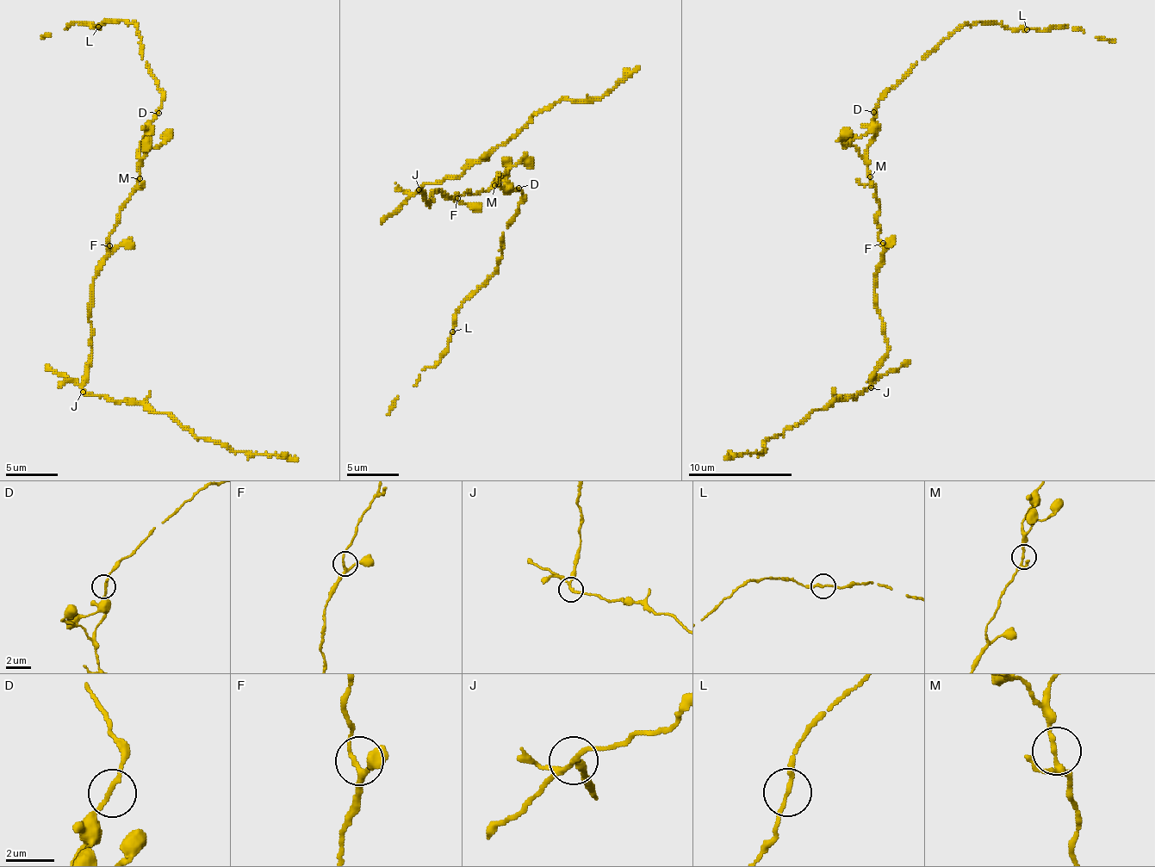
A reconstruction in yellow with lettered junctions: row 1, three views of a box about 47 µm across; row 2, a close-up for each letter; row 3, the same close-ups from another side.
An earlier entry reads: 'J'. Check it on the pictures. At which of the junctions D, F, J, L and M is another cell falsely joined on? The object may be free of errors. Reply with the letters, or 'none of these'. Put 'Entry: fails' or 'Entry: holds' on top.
Entry: holds
J

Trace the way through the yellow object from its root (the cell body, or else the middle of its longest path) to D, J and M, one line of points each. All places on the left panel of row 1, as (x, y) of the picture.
D: (114, 231), (120, 207), (137, 186), (139, 147), (151, 132), (151, 120), (158, 113)
J: (114, 231), (109, 236), (107, 259), (93, 280), (93, 306), (88, 316), (91, 324), (91, 358), (82, 393)
M: (114, 231), (120, 207), (137, 186), (139, 178)

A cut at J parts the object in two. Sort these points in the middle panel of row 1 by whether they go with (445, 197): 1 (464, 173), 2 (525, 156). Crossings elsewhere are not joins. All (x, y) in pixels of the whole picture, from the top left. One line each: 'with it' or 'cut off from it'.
1: cut off from it
2: with it

